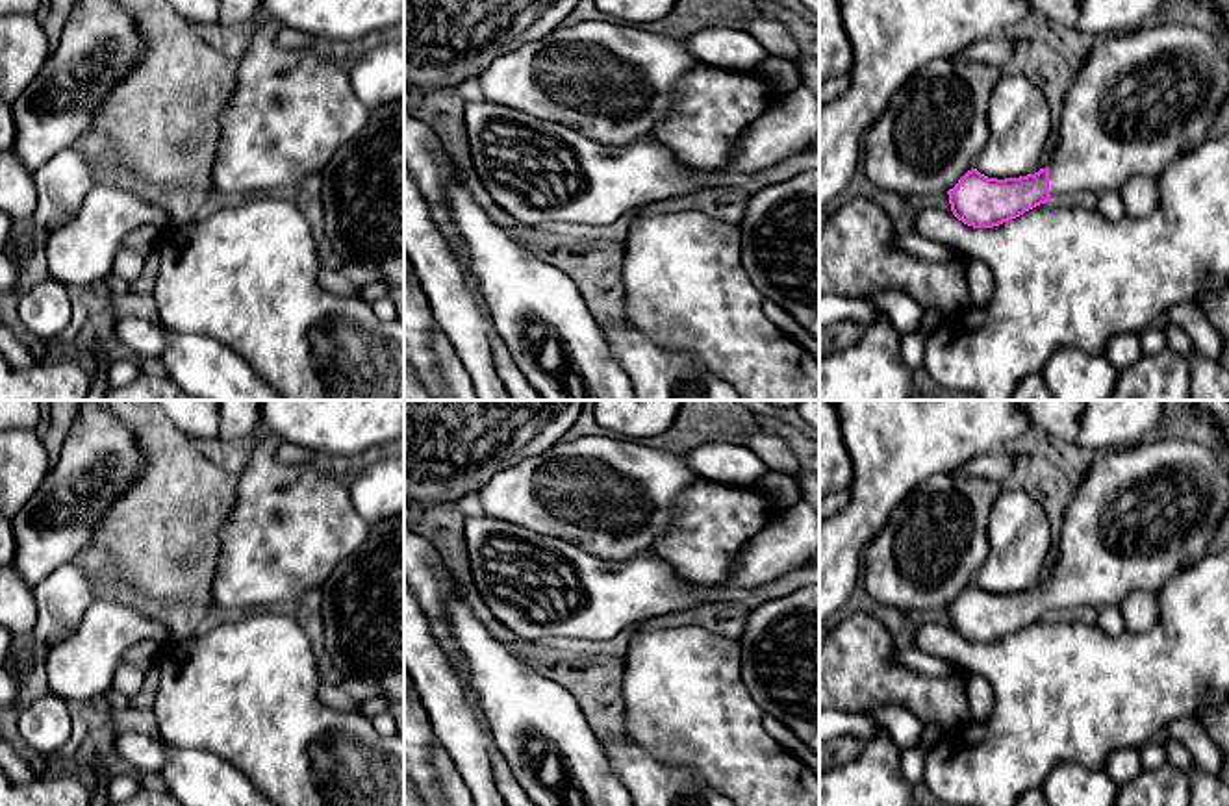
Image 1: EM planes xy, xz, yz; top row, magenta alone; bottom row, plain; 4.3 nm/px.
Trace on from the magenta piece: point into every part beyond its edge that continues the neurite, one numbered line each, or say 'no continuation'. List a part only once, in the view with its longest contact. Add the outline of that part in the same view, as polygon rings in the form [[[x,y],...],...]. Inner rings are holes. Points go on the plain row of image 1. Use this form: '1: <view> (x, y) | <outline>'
1: yz (1142, 514) | [[[1147,437],[1140,443],[1125,448],[1116,448],[1101,454],[1094,454],[1088,471],[1081,484],[1073,489],[1071,502],[1064,513],[1060,526],[1060,554],[1057,567],[1049,578],[1049,610],[1051,615],[1092,615],[1094,611],[1107,606],[1120,606],[1123,598],[1133,591],[1159,593],[1170,578],[1179,574],[1183,569],[1197,563],[1218,528],[1218,523],[1229,513],[1229,471],[1220,463],[1218,456],[1201,445],[1188,441],[1166,441],[1159,437]]]

